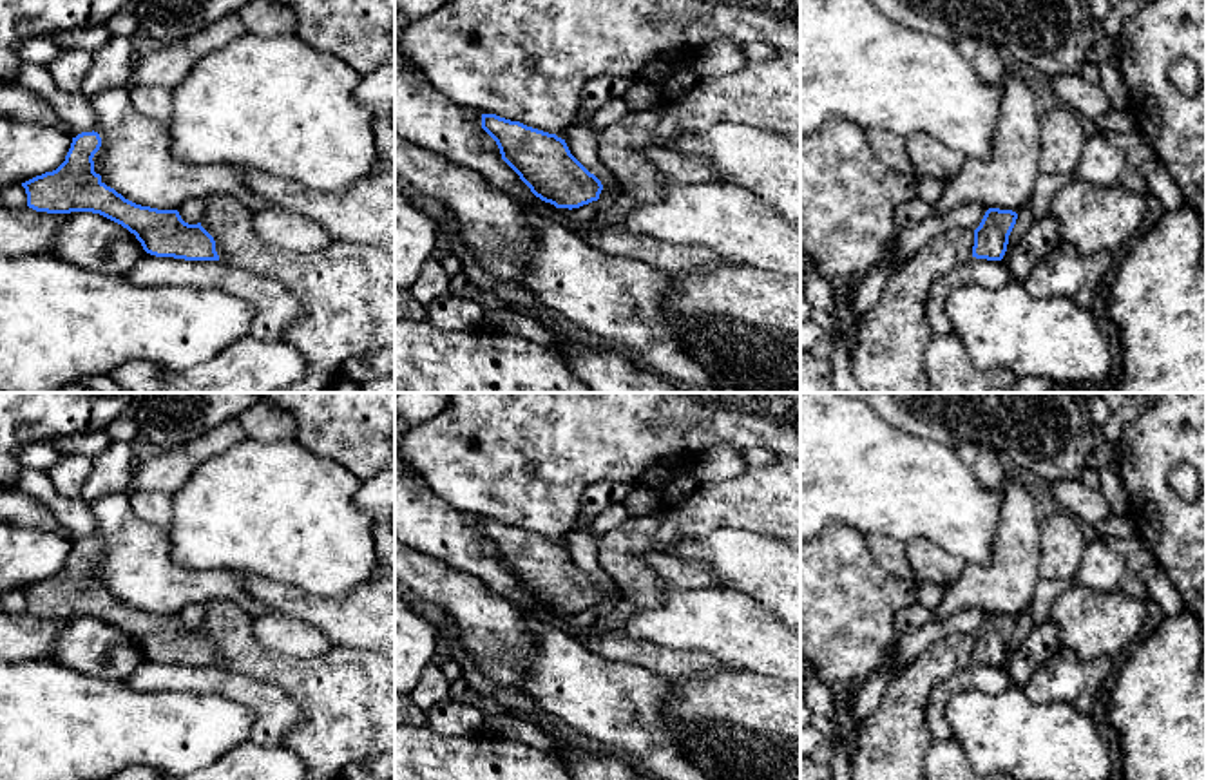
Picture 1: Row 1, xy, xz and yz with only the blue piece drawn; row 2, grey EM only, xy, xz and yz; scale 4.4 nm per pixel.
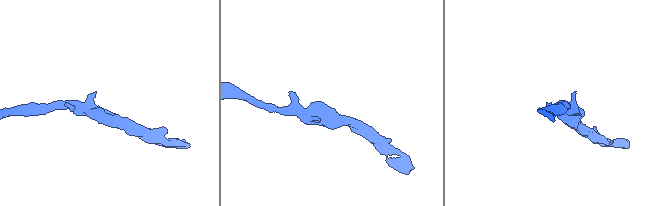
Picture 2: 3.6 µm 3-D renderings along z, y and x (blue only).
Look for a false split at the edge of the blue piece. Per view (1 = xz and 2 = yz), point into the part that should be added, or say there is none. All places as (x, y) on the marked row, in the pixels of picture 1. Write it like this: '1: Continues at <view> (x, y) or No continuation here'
1: No continuation here
2: No continuation here

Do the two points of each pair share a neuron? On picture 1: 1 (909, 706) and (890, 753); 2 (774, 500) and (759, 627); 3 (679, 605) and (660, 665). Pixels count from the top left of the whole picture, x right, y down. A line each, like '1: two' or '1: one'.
1: one
2: two
3: two

